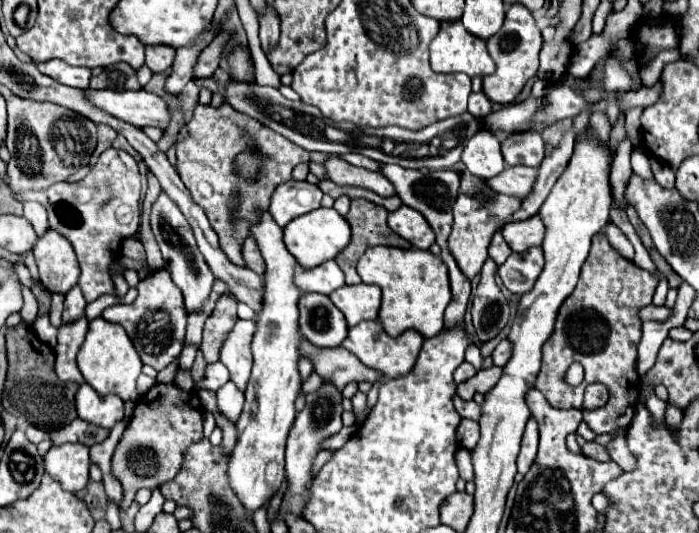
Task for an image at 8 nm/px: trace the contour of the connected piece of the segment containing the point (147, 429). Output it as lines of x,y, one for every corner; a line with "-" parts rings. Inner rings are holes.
157,383
143,398
137,400
133,418
119,440
113,454
113,474
123,484
121,510
127,510
135,500
137,490
155,490
161,484
173,480
183,464
183,452
189,444
203,438
203,404
201,400
190,400
187,392
175,383
-
173,408
191,408
195,412
173,412

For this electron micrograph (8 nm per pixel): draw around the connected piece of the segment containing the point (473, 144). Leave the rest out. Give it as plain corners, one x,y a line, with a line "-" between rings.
481,130
481,132
477,132
475,136
469,138
469,142
463,150
461,162
477,178
497,176
505,168
503,154
501,154
501,144
487,130

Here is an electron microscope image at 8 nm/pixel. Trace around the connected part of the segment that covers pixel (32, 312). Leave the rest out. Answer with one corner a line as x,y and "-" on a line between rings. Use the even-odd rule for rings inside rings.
23,285
21,286
21,288
22,294
24,296
24,304
20,312
21,319
29,326
33,326
33,323
38,317
38,302
29,288

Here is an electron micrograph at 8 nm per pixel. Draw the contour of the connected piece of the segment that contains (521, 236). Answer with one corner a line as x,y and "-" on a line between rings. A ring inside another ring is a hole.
533,216
523,222
511,222
501,230
505,242
511,246
513,252
527,250
529,246
539,246
545,236
545,226
541,224
539,216

